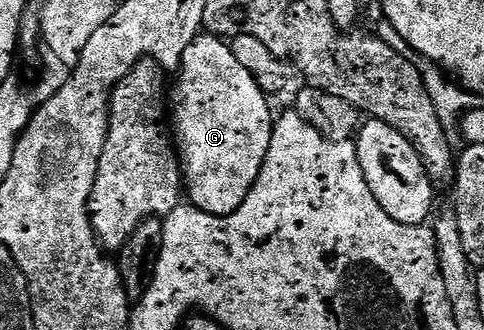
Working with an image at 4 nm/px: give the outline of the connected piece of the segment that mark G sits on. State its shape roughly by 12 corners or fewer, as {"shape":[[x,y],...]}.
{"shape":[[197,35],[170,115],[191,206],[229,215],[272,140],[269,96]]}

